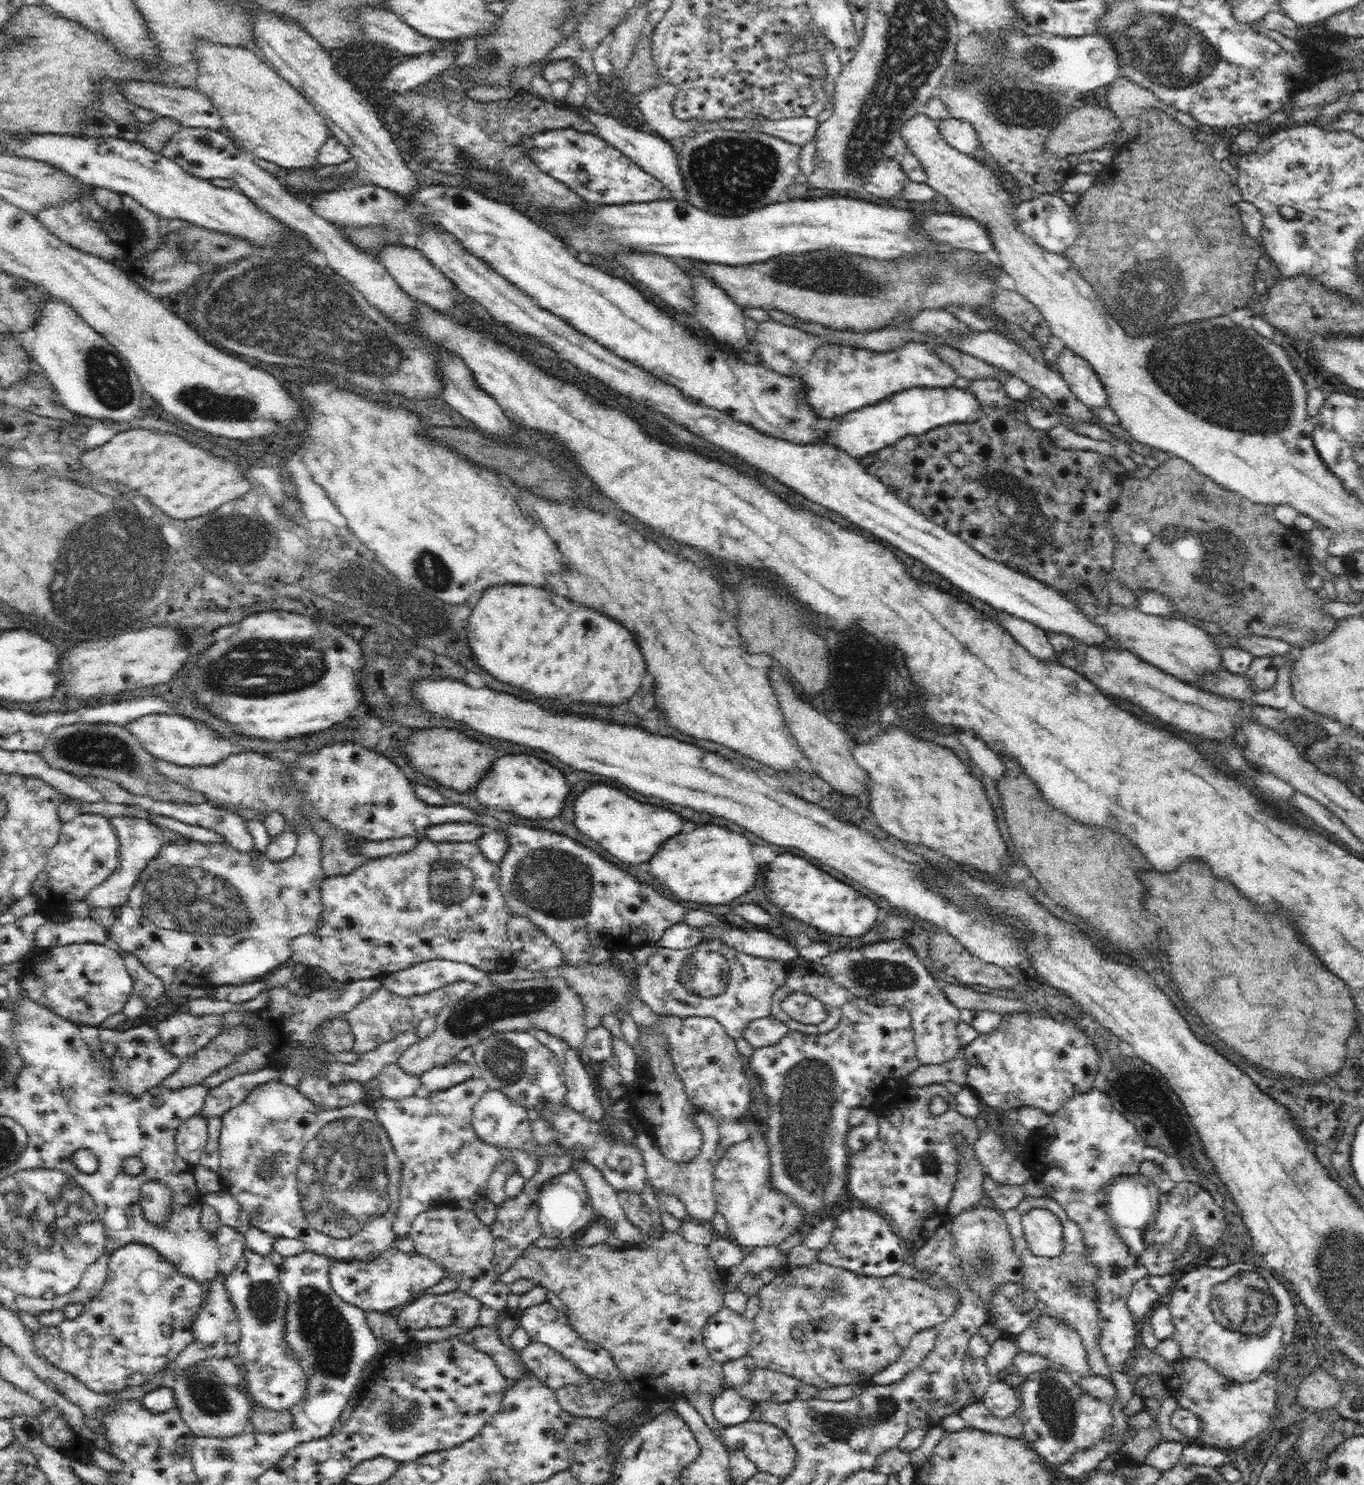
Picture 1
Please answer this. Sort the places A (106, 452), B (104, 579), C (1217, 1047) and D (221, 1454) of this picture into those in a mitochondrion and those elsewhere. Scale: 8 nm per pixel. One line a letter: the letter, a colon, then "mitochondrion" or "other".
A: other
B: mitochondrion
C: other
D: mitochondrion

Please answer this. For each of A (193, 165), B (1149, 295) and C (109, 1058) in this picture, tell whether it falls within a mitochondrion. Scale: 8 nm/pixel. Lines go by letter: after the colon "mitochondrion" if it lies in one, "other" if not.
A: other
B: mitochondrion
C: other

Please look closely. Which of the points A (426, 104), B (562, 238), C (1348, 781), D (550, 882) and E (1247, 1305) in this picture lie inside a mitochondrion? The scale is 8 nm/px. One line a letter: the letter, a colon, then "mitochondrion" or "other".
A: other
B: other
C: other
D: mitochondrion
E: mitochondrion

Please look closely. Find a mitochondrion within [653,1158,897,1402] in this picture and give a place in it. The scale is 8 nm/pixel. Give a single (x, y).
(836, 1288)

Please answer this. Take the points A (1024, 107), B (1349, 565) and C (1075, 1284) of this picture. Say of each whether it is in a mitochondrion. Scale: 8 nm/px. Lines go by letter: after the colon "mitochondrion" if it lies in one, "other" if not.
A: mitochondrion
B: other
C: mitochondrion

